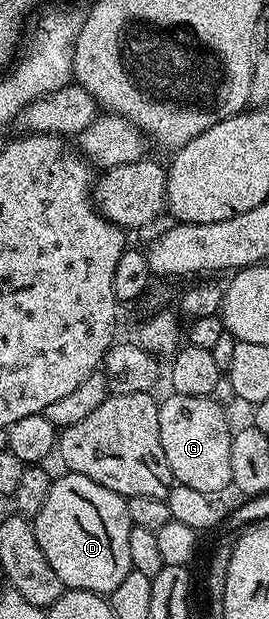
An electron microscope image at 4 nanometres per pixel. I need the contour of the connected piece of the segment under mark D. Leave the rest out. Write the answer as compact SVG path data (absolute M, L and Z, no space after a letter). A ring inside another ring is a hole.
M63 472L56 477L49 488L49 496L41 512L33 519L37 544L41 544L41 552L45 552L45 560L49 560L49 568L57 572L64 587L69 590L88 590L94 594L109 596L131 568L129 560L129 532L131 517L127 511L127 498L113 492L97 480L89 480L89 476Z

